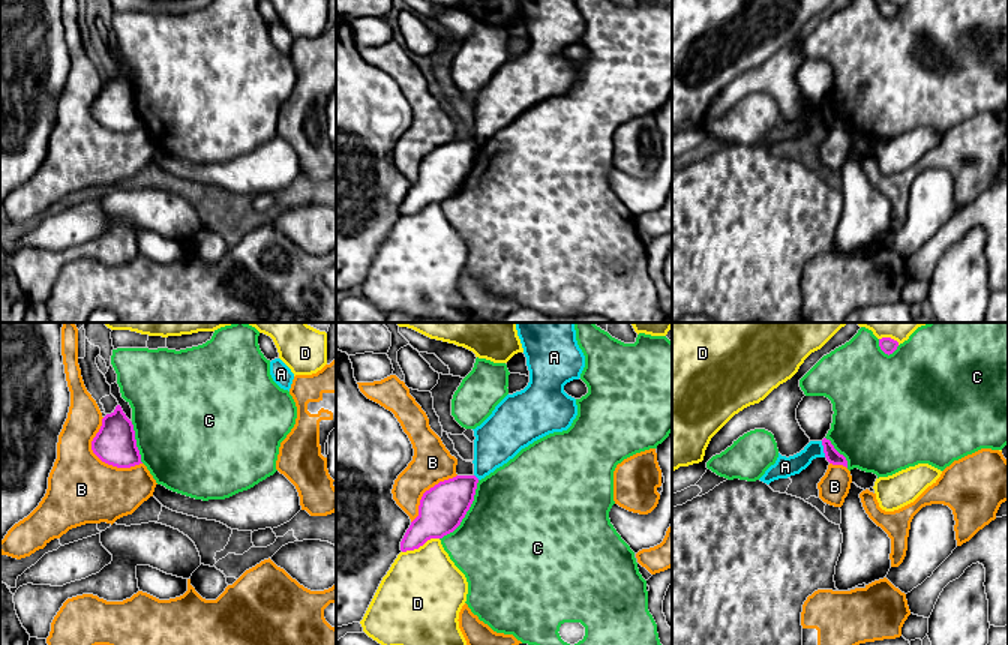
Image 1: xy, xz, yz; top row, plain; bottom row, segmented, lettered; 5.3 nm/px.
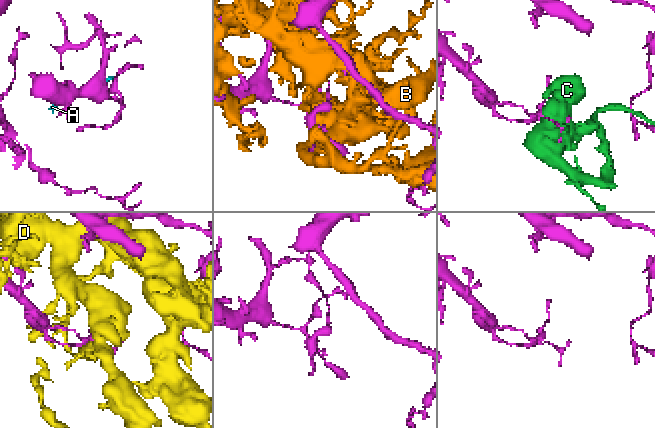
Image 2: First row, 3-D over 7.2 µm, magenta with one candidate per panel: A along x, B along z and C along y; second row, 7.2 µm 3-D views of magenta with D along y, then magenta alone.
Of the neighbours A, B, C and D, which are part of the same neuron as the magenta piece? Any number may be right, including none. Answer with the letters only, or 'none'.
none

